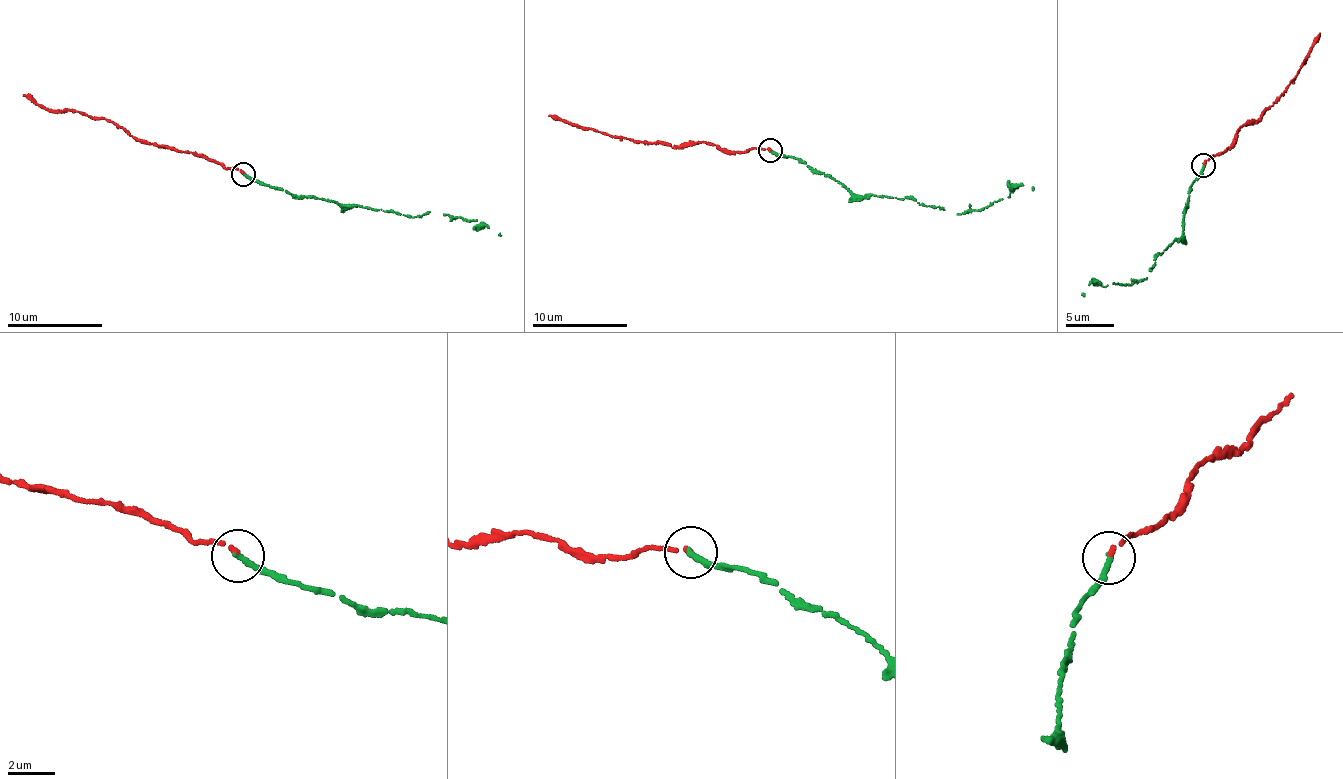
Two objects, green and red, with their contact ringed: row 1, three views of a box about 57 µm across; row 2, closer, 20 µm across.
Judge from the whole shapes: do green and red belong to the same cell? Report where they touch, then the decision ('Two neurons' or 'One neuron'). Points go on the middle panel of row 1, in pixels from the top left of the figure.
Place: (770, 150). One neuron

